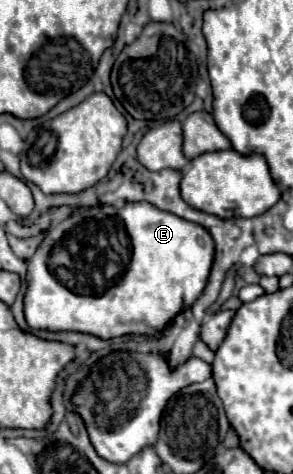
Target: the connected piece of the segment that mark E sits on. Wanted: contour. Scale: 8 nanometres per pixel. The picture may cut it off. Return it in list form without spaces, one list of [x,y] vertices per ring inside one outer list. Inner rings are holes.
[[[146,201],[142,203],[126,203],[124,207],[116,209],[110,205],[96,205],[96,207],[86,207],[74,211],[70,217],[62,219],[56,223],[36,249],[36,253],[26,261],[28,263],[28,277],[26,277],[26,293],[24,293],[24,317],[26,323],[32,329],[48,329],[48,331],[82,331],[82,333],[92,333],[96,337],[108,339],[108,337],[120,337],[126,333],[142,333],[142,335],[152,335],[154,331],[162,331],[168,321],[172,321],[184,307],[190,307],[206,287],[210,267],[214,261],[214,241],[210,233],[192,221],[184,221],[182,217],[156,209],[154,205],[148,205]]]

